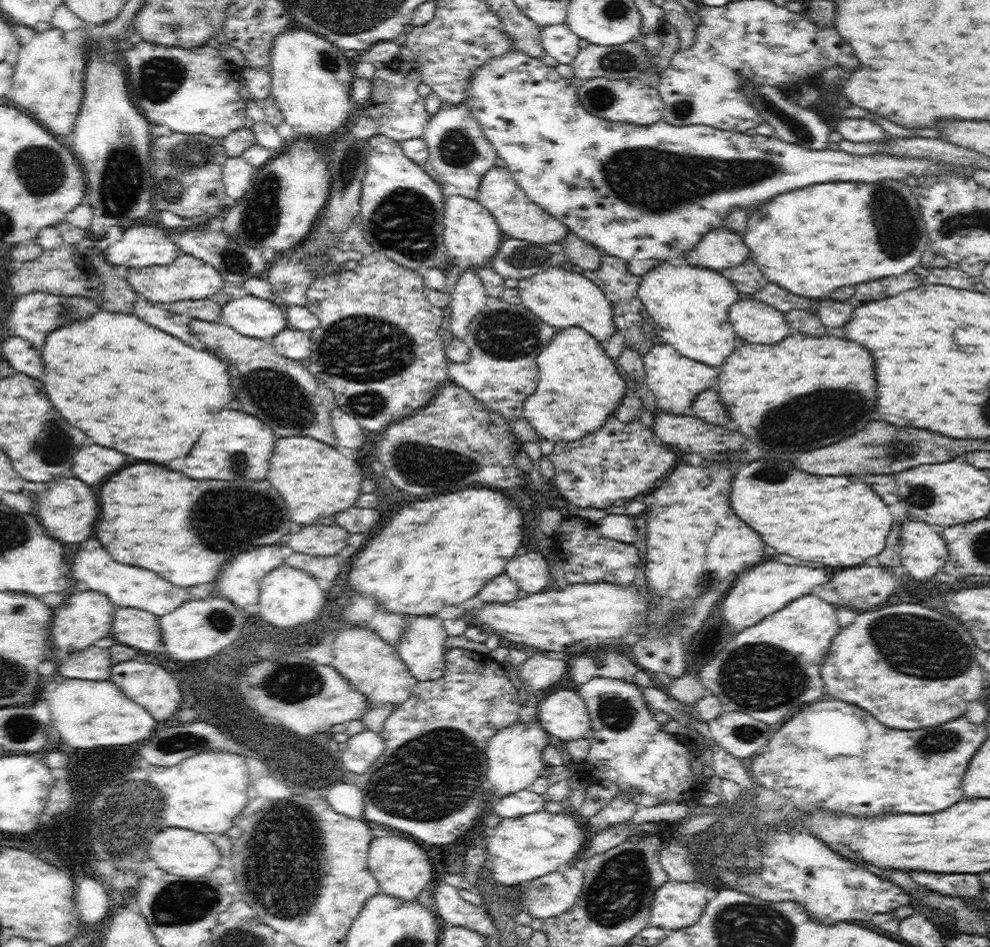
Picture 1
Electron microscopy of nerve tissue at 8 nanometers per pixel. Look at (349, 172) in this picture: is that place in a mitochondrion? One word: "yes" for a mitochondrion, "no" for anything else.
yes

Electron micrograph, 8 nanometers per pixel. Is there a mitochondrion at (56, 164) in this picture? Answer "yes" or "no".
yes

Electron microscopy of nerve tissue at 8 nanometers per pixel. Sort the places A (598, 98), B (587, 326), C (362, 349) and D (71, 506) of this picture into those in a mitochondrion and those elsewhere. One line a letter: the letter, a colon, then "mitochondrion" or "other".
A: mitochondrion
B: other
C: mitochondrion
D: other

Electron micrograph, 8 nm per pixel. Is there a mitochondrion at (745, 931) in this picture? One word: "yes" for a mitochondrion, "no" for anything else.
yes

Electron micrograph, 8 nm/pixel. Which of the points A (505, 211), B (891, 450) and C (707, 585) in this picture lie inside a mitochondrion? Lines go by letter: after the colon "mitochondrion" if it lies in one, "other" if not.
A: other
B: mitochondrion
C: mitochondrion

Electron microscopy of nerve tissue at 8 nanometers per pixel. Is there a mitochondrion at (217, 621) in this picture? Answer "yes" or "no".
yes

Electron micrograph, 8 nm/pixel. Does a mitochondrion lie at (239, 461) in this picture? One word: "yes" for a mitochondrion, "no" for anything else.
yes

